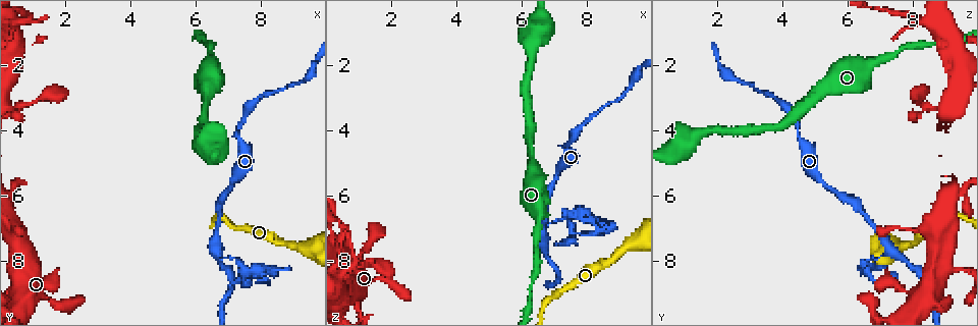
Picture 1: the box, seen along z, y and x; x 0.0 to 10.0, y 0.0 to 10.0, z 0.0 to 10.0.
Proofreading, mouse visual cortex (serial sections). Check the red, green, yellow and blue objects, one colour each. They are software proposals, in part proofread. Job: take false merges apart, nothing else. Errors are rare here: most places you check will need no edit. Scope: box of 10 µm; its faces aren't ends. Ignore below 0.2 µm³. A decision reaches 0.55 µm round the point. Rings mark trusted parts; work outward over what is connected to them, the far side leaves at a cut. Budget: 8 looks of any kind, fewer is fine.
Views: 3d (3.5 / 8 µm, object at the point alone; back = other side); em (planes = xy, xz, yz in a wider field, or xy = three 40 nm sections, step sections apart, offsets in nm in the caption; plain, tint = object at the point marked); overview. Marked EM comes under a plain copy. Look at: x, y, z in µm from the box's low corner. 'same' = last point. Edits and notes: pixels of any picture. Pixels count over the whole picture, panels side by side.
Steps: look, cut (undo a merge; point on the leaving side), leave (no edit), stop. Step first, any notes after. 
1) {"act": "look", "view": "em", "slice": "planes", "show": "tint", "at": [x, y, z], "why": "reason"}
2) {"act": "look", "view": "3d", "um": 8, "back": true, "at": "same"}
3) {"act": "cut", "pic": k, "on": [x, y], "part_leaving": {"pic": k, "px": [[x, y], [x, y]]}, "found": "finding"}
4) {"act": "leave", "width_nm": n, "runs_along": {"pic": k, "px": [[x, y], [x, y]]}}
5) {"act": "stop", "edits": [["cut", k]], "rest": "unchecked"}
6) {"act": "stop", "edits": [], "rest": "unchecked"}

{"act": "look", "view": "3d", "um": 8, "back": true, "at": [9.30, 7.60, 7.55]}

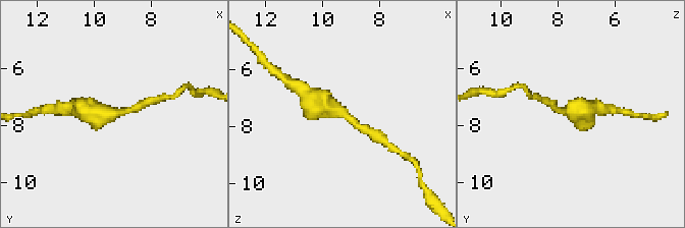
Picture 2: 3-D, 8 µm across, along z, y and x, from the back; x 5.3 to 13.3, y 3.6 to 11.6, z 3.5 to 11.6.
{"act": "look", "view": "3d", "um": 3.5, "at": "same", "why": "zoom in"}

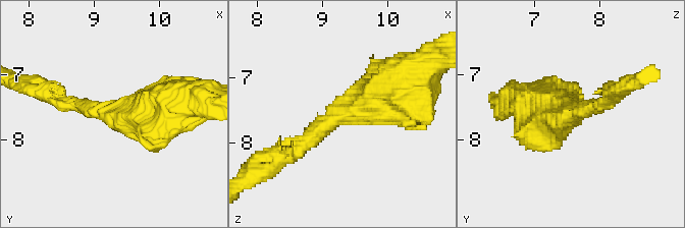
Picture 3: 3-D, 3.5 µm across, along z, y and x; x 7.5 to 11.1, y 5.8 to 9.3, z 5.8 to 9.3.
{"act": "look", "view": "em", "slice": "planes", "show": "tint", "at": [9.35, 7.60, 7.50], "why": "now the EM"}

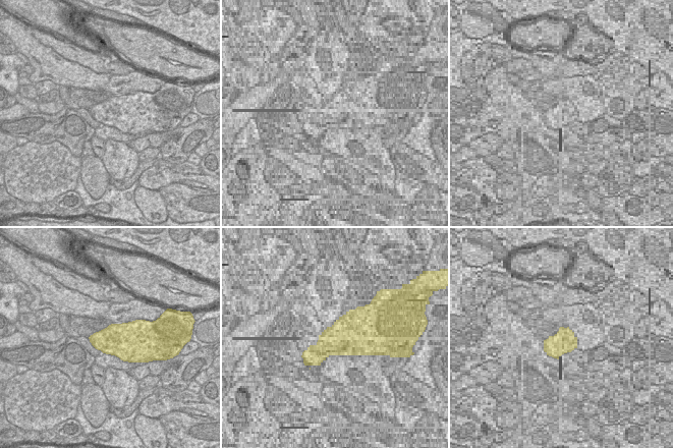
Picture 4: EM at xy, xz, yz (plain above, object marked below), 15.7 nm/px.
{"act": "leave", "runs_along": {"pic": 3, "px": [[292, 155], [376, 98], [385, 73]]}, "found": "continuous, no second cell"}

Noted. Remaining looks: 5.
{"act": "look", "view": "3d", "um": 3.5, "at": [6.35, 2.90, 5.10], "why": "thick turns thin"}

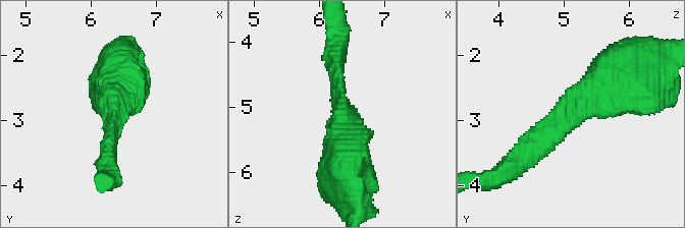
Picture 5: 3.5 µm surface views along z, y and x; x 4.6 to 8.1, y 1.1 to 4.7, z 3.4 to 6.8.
{"act": "look", "view": "em", "slice": "xy", "step": 5, "show": "tint", "at": [6.35, 2.90, 5.15], "arm_widths_nm": [300, 700], "why": "need the tissue"}

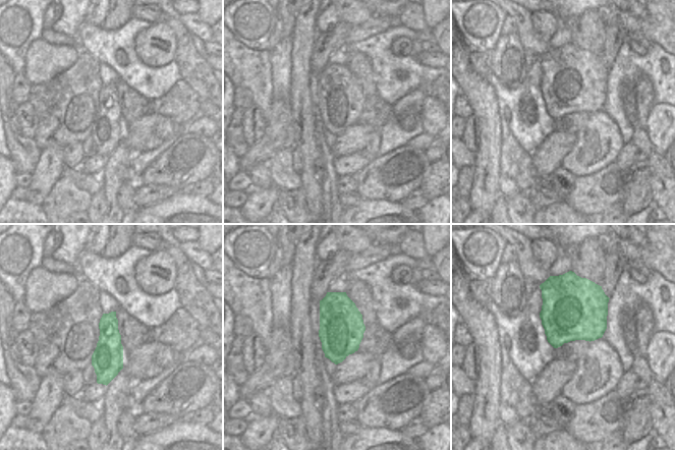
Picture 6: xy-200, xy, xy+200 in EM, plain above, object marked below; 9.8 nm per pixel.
{"act": "leave", "runs_along": {"pic": 5, "px": [[625, 82], [581, 101], [521, 158]]}, "found": "one cell here"}

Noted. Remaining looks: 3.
{"act": "look", "view": "3d", "um": 3.5, "at": [9.30, 2.50, 2.75], "why": "thick turns thin"}

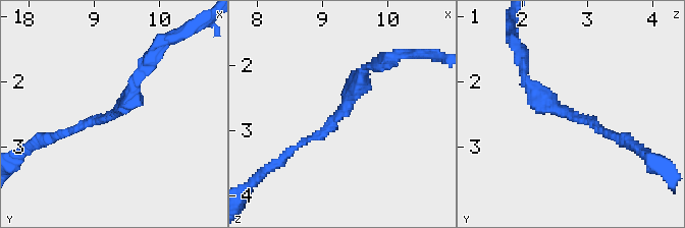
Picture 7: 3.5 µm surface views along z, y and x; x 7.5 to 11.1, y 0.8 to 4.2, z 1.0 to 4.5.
{"act": "look", "view": "em", "slice": "xy", "step": 5, "show": "tint", "at": [9.25, 2.50, 2.75], "arm_widths_nm": [150, 300], "why": "need the tissue"}

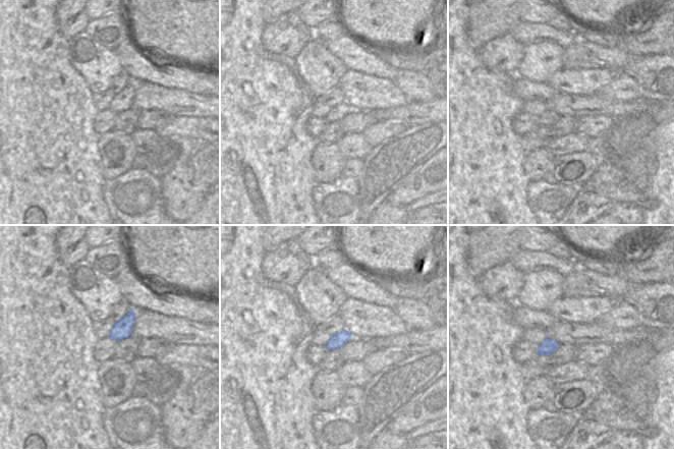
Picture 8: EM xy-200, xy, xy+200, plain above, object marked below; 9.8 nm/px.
{"act": "leave", "runs_along": {"pic": 7, "px": [[284, 155], [332, 123], [366, 68]]}, "found": "continuous, no second cell"}

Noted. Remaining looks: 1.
{"act": "stop", "edits": [], "rest": "unchecked"}

